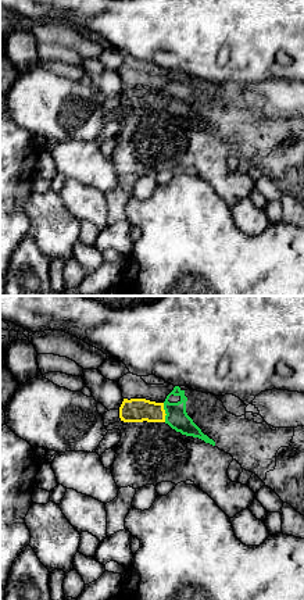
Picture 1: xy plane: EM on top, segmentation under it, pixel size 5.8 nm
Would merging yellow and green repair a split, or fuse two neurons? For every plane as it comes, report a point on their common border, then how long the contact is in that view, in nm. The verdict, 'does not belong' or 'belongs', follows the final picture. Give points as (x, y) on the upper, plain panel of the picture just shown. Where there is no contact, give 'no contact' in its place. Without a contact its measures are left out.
meets yellow at (164, 102); contact 110 nm long

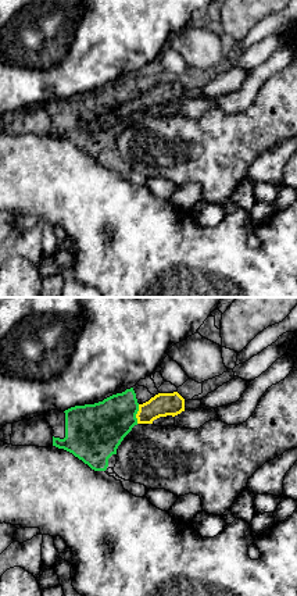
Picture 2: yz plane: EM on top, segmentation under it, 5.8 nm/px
meets yellow at (136, 103); contact 110 nm long

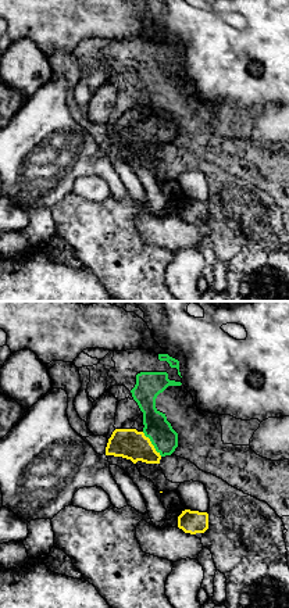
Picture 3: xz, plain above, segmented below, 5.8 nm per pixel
meets yellow at (152, 133); contact 180 nm long

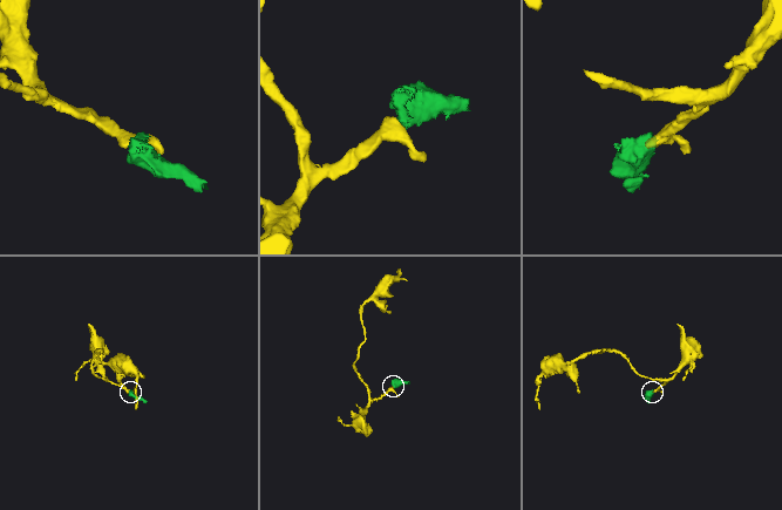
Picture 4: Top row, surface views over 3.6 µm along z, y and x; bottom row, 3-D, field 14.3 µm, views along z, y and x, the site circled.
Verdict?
belongs

